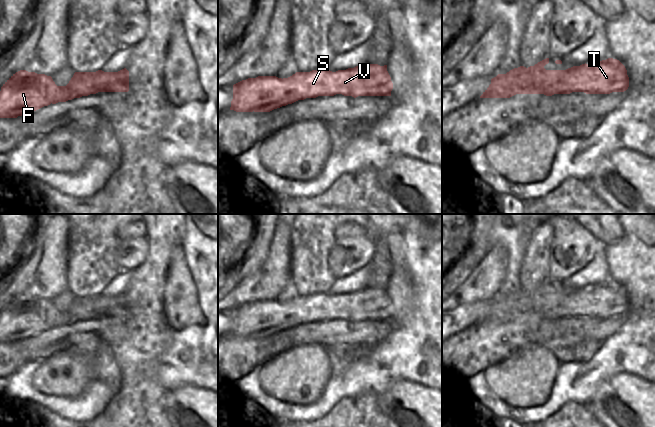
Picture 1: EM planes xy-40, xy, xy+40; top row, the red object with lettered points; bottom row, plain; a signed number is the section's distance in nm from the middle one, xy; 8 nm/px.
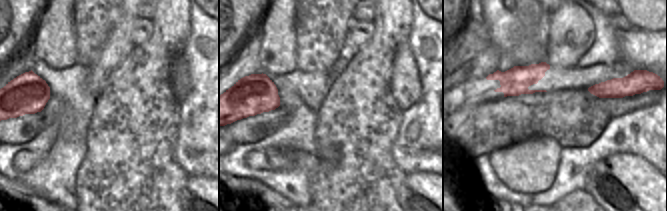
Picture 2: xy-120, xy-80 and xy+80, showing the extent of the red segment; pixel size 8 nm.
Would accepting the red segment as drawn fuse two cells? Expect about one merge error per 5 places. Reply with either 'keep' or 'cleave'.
keep

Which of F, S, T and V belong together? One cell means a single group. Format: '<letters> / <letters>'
F S T V

